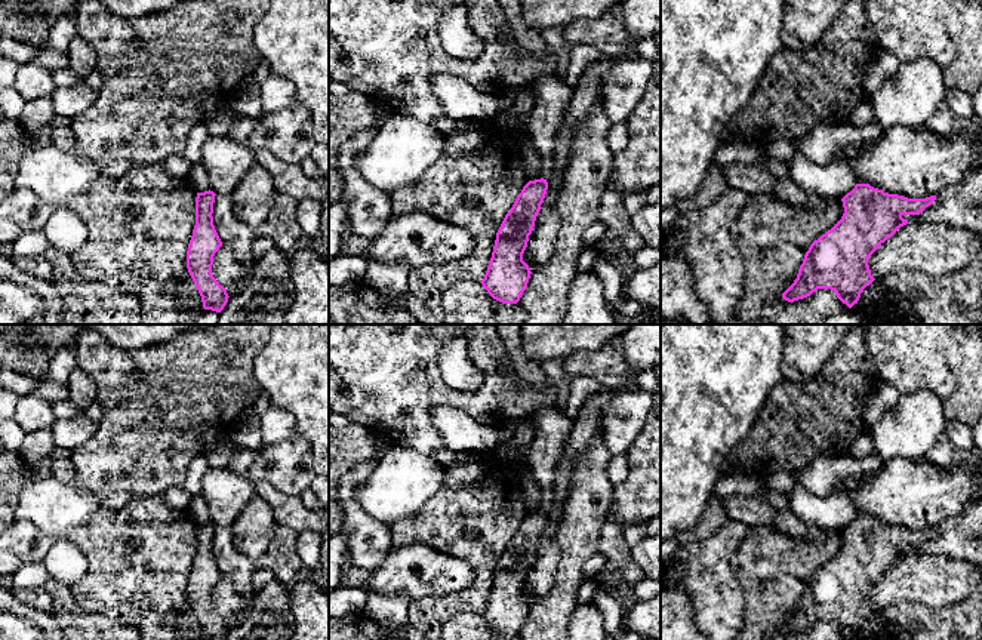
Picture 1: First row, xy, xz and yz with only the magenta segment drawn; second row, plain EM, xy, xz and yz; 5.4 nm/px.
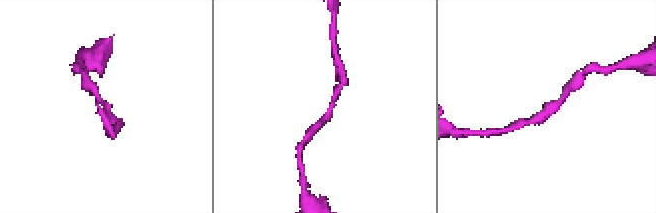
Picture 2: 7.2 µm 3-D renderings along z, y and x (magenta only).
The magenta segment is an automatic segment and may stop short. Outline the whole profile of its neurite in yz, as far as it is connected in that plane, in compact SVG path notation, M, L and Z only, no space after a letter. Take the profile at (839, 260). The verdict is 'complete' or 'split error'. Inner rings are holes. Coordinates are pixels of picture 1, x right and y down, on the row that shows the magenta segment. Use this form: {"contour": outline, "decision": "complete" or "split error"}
{"contour": "M856 184L841 199L841 219L810 244L797 279L782 298L794 302L818 289L831 289L852 308L862 290L875 280L868 265L869 256L901 227L909 224L903 215L918 215L935 200L936 196L908 199L869 184Z", "decision": "complete"}

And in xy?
{"contour": "M197 193L196 225L187 250L187 268L198 290L204 310L221 313L228 302L228 293L212 274L213 256L222 241L213 225L215 193Z", "decision": "complete"}

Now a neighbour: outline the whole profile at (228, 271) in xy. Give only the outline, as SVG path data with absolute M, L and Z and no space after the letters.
M221 246L213 256L212 274L227 289L236 284L246 284L246 280L253 274L253 268L238 261L231 249Z

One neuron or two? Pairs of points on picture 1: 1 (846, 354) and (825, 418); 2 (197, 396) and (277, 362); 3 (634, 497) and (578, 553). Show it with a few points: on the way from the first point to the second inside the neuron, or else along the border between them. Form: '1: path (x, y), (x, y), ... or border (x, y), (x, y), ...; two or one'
1: path (846, 371), (846, 380), (833, 402); one
2: border (267, 340), (254, 359), (254, 375), (261, 388); two
3: border (615, 486), (609, 510); two

